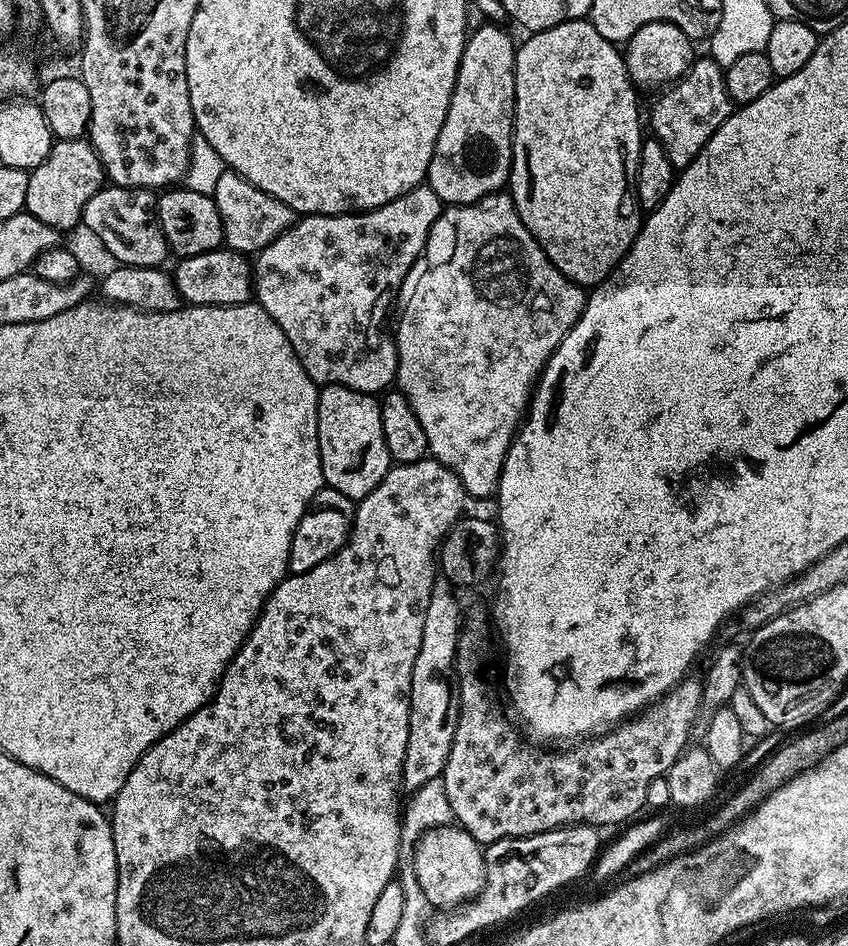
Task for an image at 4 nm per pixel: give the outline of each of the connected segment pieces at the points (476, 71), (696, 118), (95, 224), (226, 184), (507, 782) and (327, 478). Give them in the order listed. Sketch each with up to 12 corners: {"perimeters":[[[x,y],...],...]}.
{"perimeters":[[[467,33],[426,183],[445,205],[512,173],[516,49]],[[693,59],[652,104],[651,135],[688,168],[734,111],[724,69]],[[105,186],[82,221],[113,261],[170,256],[155,191]],[[225,170],[211,198],[224,244],[260,253],[298,219]],[[465,619],[443,780],[487,846],[620,824],[689,747],[703,679],[569,752],[496,705]],[[319,394],[324,483],[365,500],[394,464],[380,400]]]}

